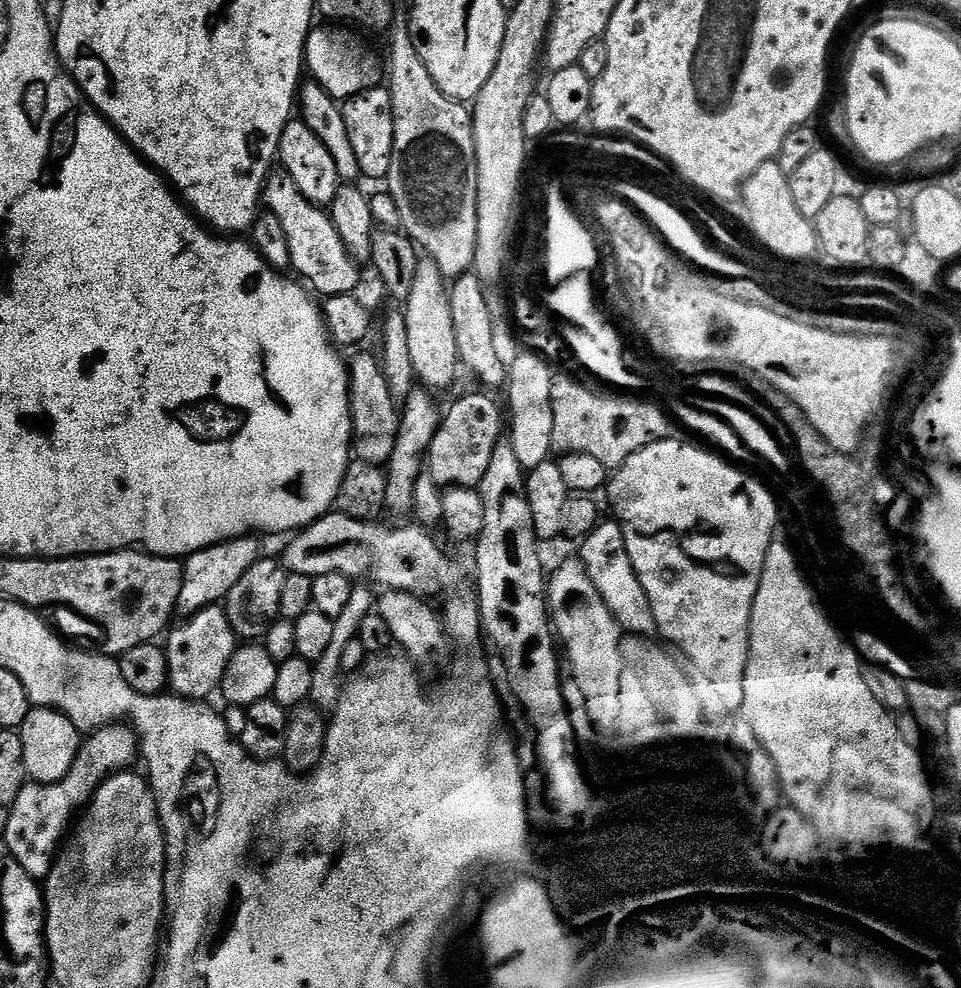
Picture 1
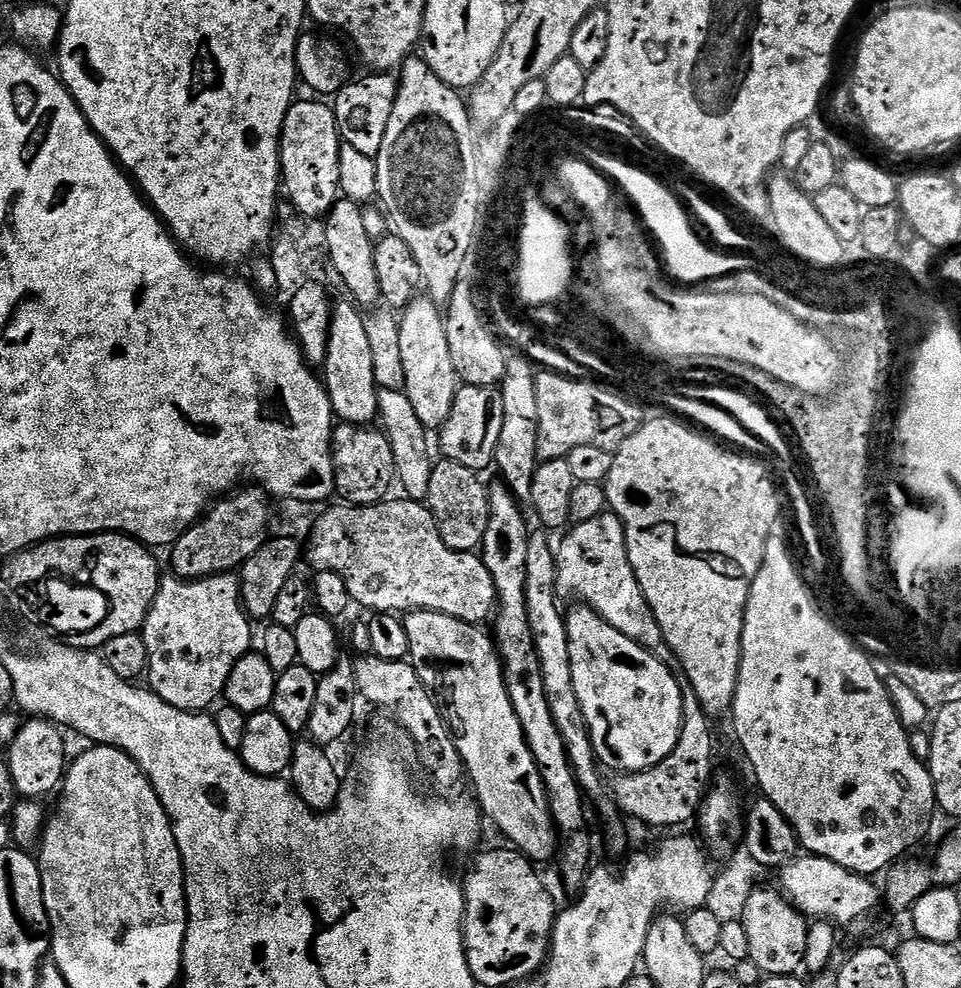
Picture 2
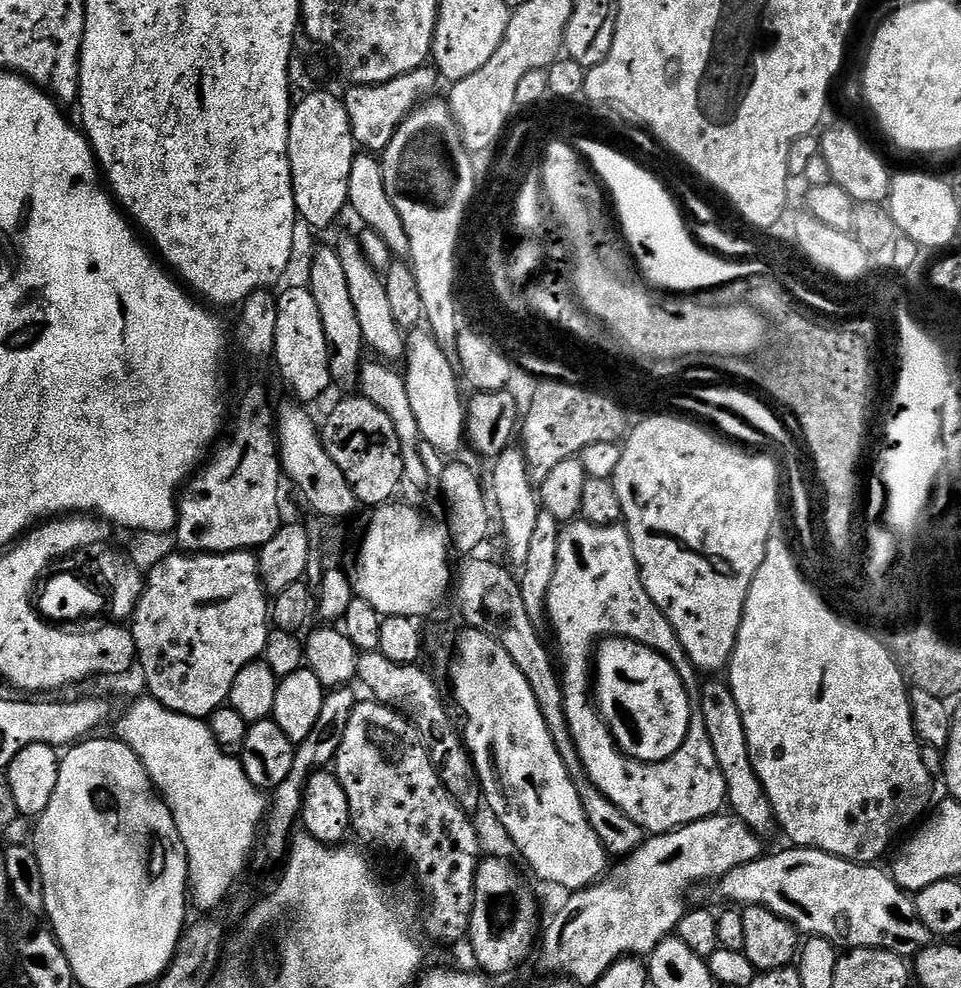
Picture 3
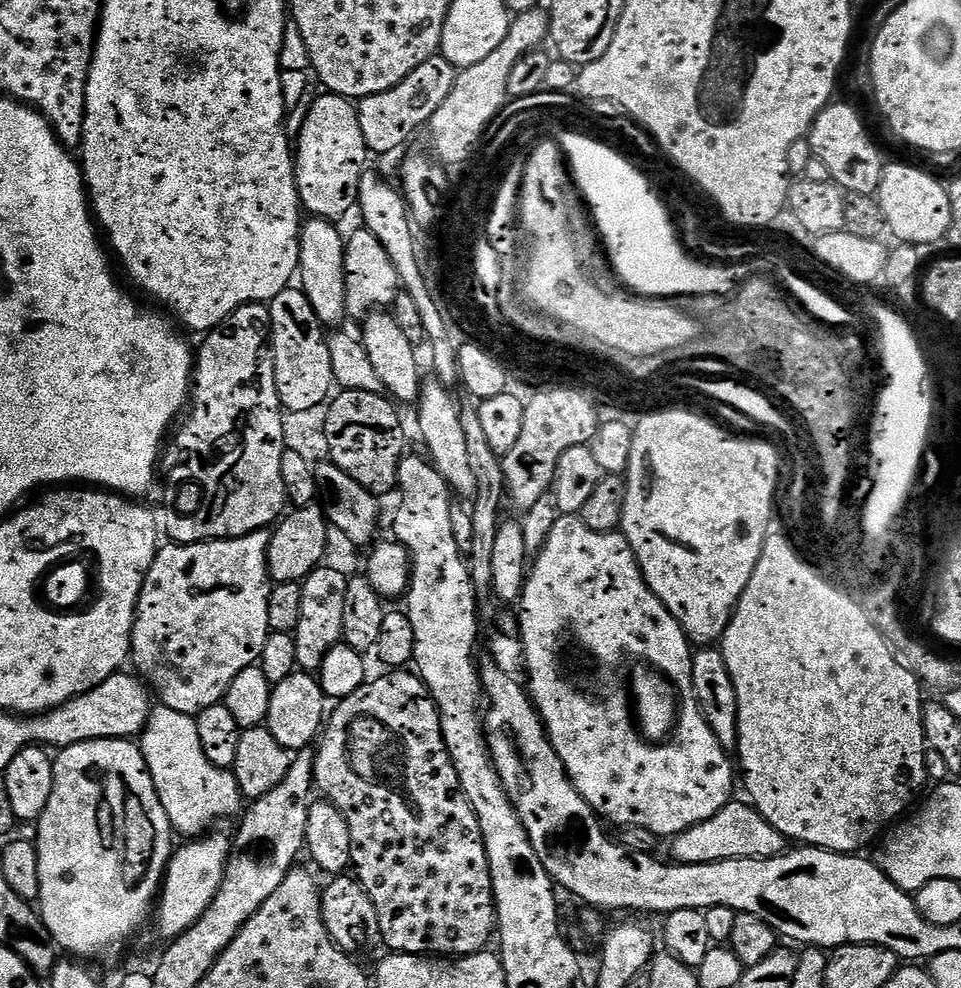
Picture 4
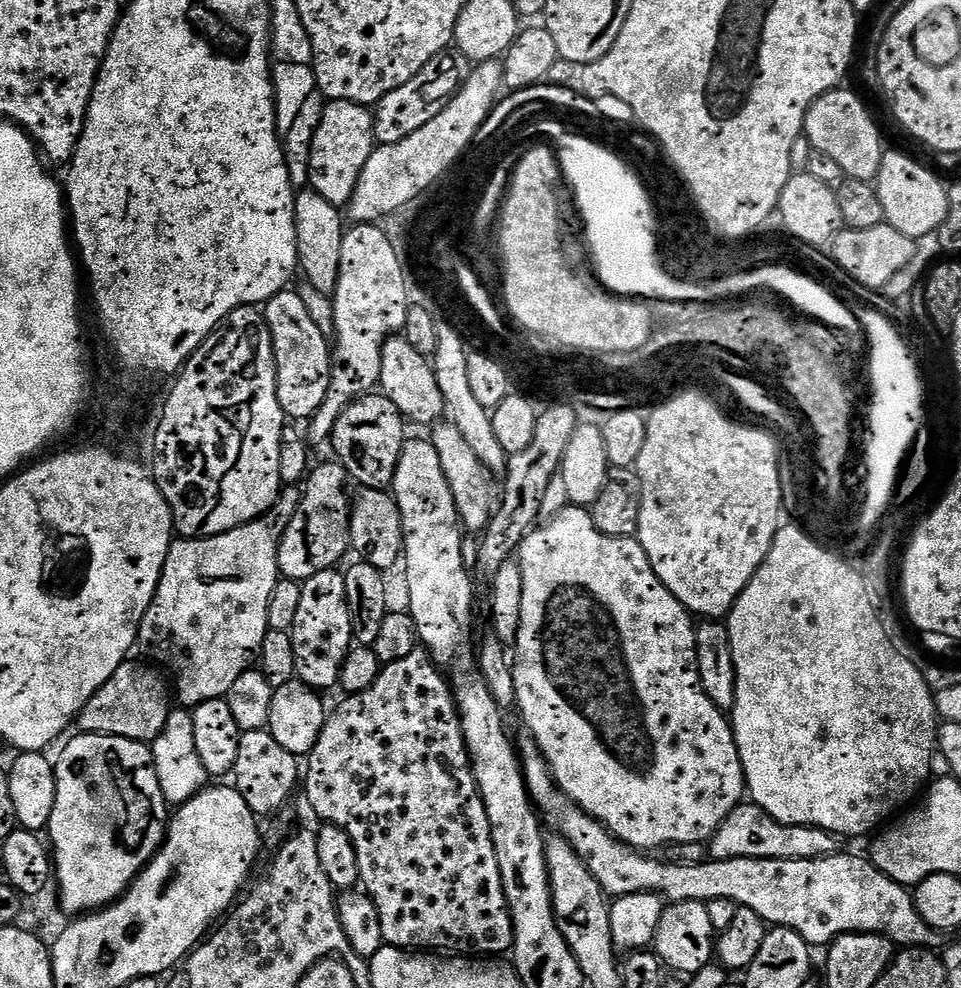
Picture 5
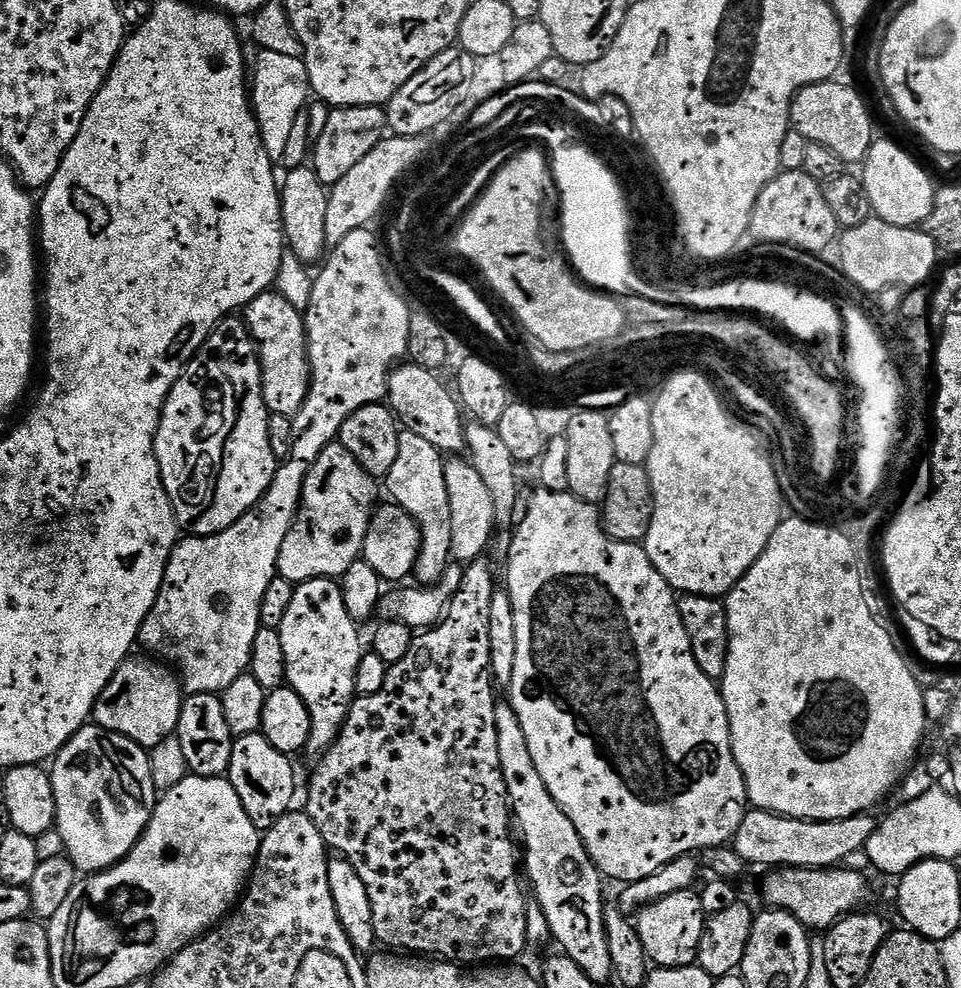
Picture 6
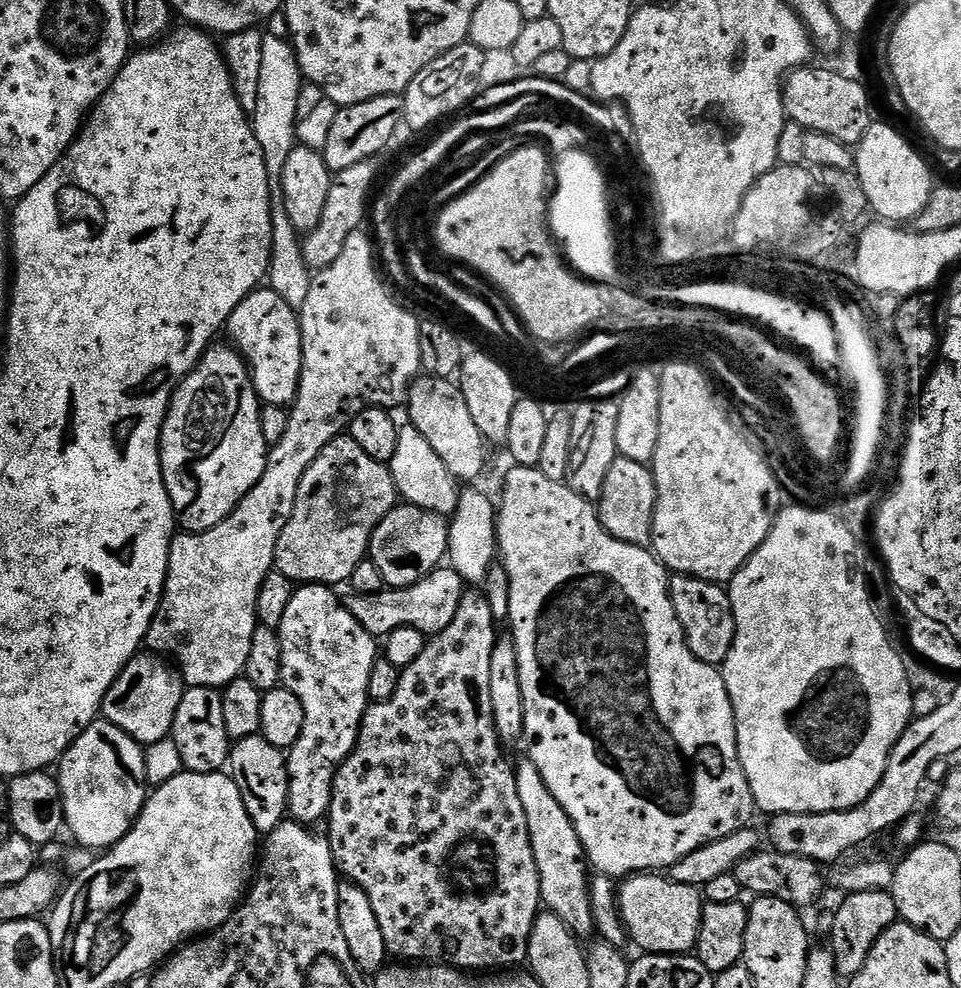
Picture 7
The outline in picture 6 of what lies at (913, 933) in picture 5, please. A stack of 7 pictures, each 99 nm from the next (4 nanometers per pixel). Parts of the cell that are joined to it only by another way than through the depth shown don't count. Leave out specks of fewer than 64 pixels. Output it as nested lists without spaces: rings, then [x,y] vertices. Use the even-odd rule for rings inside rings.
[[[847,867],[835,868],[785,868],[772,870],[764,880],[765,905],[781,912],[788,912],[809,930],[827,930],[846,916],[863,909],[868,900],[868,884],[856,872],[847,872]]]

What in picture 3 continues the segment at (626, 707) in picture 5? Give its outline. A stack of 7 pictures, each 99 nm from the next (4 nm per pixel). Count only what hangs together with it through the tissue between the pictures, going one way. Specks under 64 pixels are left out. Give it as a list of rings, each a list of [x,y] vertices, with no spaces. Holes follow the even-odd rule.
[[[577,519],[575,522],[568,522],[560,529],[560,541],[558,542],[558,566],[554,566],[554,578],[548,587],[548,597],[546,598],[546,624],[552,627],[552,632],[556,635],[556,648],[560,651],[560,660],[558,656],[558,675],[560,684],[564,692],[564,706],[566,722],[569,723],[570,734],[573,736],[574,746],[577,747],[579,758],[581,758],[582,766],[585,767],[585,772],[589,776],[590,782],[602,794],[614,804],[623,814],[626,814],[638,826],[644,829],[648,834],[659,834],[661,832],[673,832],[675,828],[686,826],[690,822],[698,822],[707,816],[715,816],[725,807],[728,791],[726,790],[726,782],[722,778],[722,770],[718,766],[718,758],[714,758],[714,746],[710,746],[710,734],[706,734],[706,722],[702,722],[702,714],[699,710],[693,711],[692,721],[688,727],[686,734],[686,742],[682,742],[682,746],[670,758],[666,758],[657,764],[643,764],[640,760],[631,760],[629,756],[624,755],[619,750],[611,750],[608,752],[608,744],[610,748],[610,733],[608,725],[599,718],[594,718],[594,708],[590,703],[590,657],[593,655],[594,649],[599,641],[605,638],[623,638],[633,640],[635,644],[641,644],[647,648],[653,648],[659,656],[666,657],[667,660],[674,666],[674,670],[678,670],[678,674],[682,677],[685,684],[692,686],[697,683],[698,670],[690,662],[690,658],[686,654],[686,650],[682,646],[682,642],[678,642],[678,634],[674,634],[674,630],[670,626],[670,622],[664,617],[664,611],[661,610],[650,598],[650,594],[646,594],[644,583],[640,577],[640,567],[634,558],[634,546],[630,542],[630,534],[627,527],[623,523],[611,524],[610,526],[594,526],[586,521]]]

